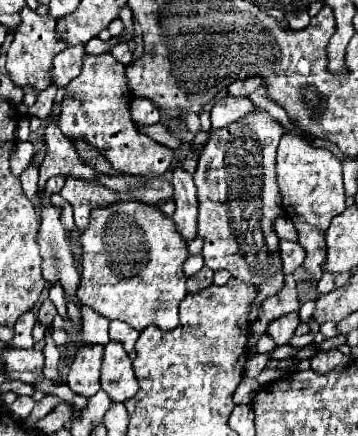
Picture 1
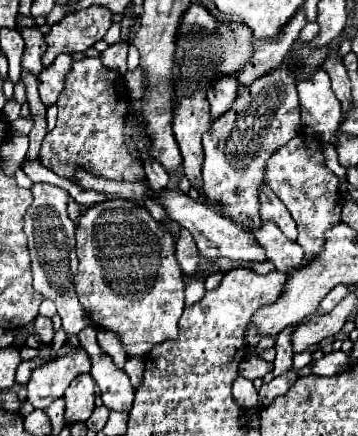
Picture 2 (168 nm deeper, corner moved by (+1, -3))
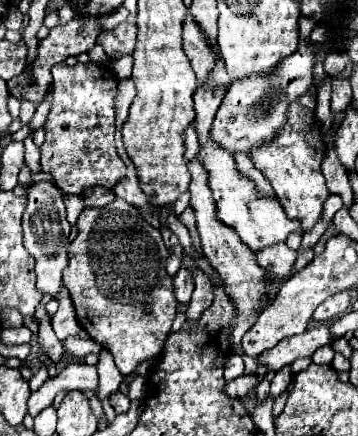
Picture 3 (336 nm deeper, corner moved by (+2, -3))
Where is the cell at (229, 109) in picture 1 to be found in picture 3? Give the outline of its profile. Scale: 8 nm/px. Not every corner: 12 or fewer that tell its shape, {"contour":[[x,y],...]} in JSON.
{"contour":[[190,14],[184,18],[184,52],[204,82],[216,52]]}

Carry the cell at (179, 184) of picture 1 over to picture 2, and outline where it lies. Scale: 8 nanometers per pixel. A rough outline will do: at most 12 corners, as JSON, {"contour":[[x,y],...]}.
{"contour":[[181,226],[177,262],[187,276],[199,272],[199,252],[191,232]]}

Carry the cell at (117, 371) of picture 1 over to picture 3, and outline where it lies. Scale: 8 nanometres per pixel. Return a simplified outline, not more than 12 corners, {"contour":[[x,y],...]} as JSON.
{"contour":[[122,392],[110,396],[116,414],[128,412],[130,400]]}

